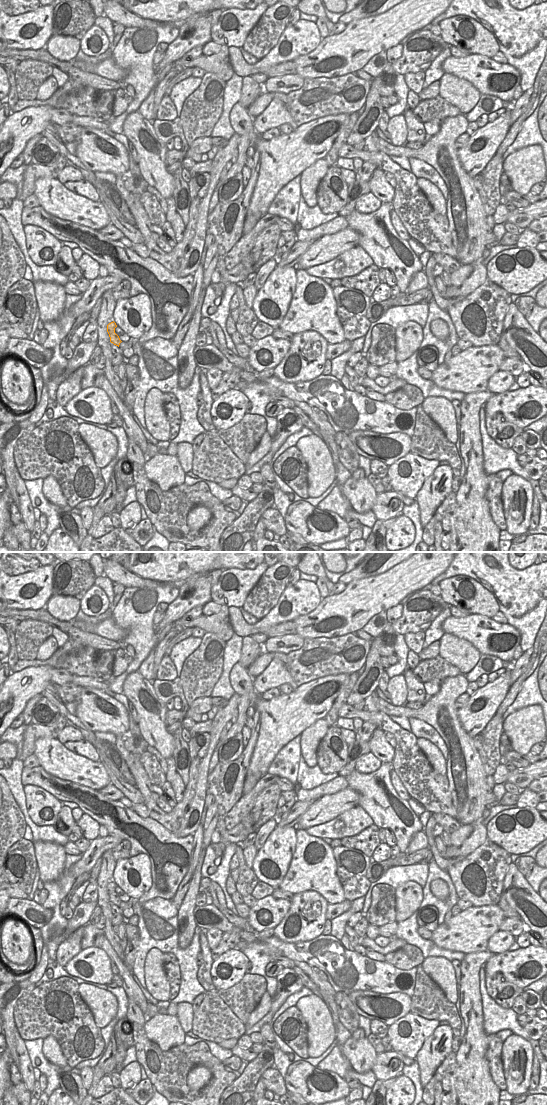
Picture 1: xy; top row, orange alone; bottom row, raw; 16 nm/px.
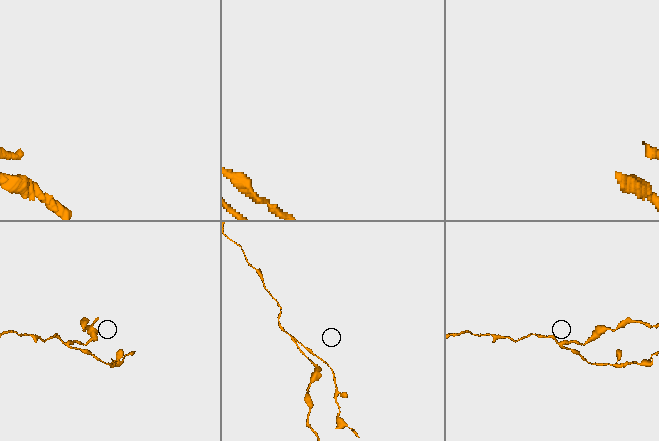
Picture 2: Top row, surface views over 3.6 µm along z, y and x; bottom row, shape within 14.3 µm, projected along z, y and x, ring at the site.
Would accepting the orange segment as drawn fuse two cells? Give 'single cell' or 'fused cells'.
fused cells

